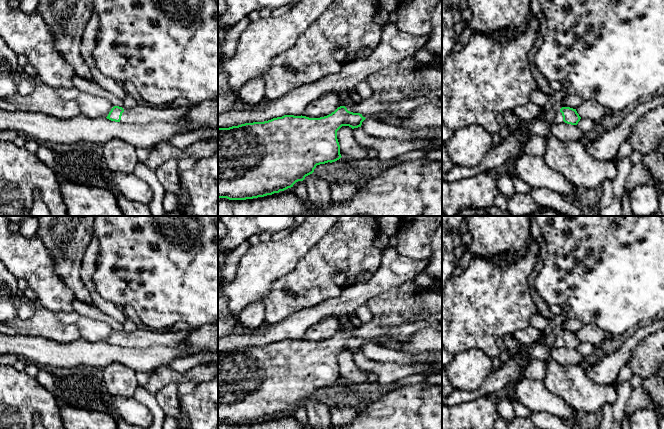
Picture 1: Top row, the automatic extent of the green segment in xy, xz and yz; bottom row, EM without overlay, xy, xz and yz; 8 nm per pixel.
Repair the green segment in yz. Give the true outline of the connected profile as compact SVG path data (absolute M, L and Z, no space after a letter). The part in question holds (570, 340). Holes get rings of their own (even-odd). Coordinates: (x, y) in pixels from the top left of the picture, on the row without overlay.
M562 331L556 336L553 347L567 347L571 349L577 349L581 341L577 337L576 333L570 331Z

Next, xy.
M181 327L171 331L156 331L147 328L138 328L130 334L114 330L109 336L107 343L126 348L148 348L152 346L174 347L188 349L187 337L190 329Z

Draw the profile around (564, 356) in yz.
M553 347L551 349L551 357L562 366L580 365L583 357L577 349L563 347Z

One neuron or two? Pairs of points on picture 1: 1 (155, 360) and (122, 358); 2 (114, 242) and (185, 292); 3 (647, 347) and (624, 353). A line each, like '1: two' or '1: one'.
1: one
2: one
3: two

